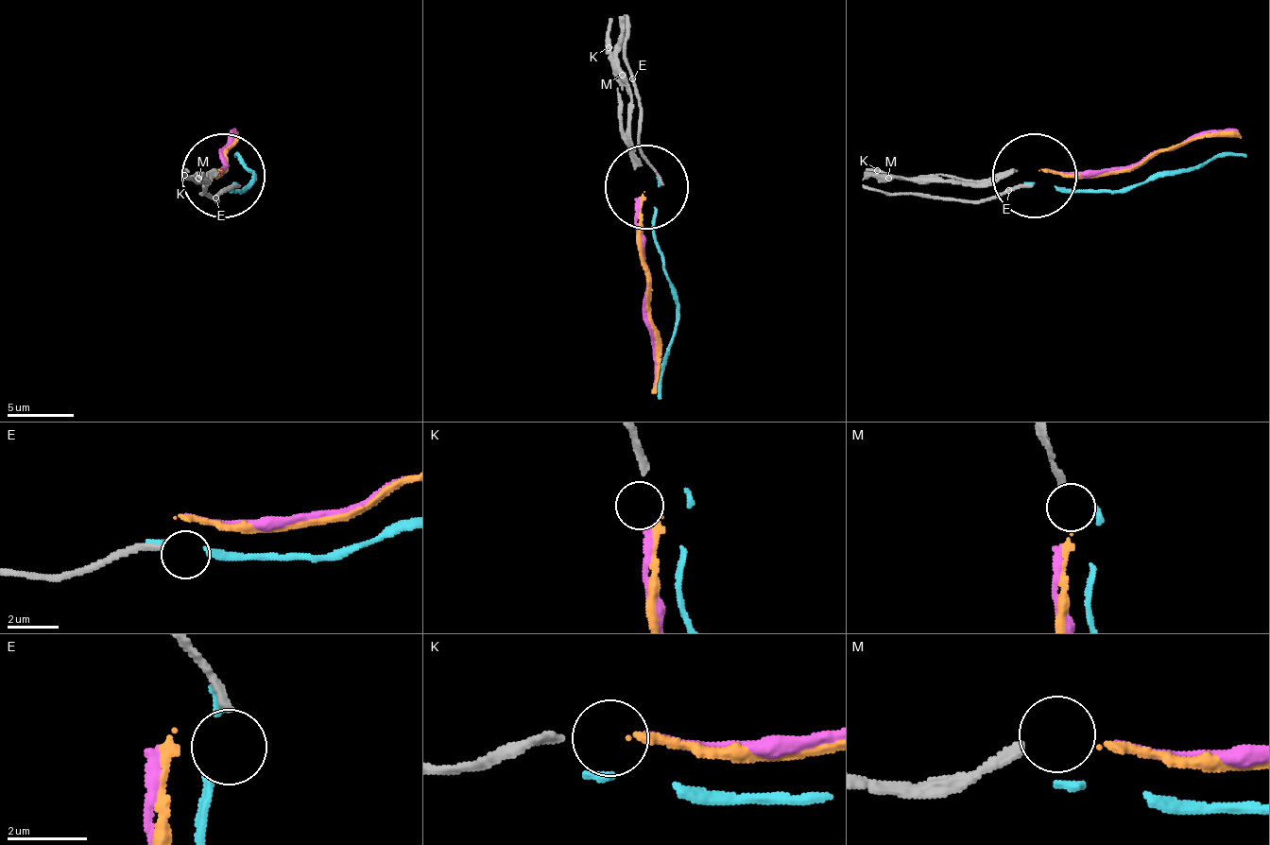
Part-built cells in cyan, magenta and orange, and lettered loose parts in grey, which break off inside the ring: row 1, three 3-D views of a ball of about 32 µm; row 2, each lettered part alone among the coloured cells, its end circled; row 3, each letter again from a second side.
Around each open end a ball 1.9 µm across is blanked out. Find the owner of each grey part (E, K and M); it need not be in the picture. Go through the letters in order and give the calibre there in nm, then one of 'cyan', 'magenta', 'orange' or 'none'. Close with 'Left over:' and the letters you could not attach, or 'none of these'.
E: calibre 240 nm; none
K: calibre 240 nm; magenta
M: calibre 240 nm; orange
Left over: E

